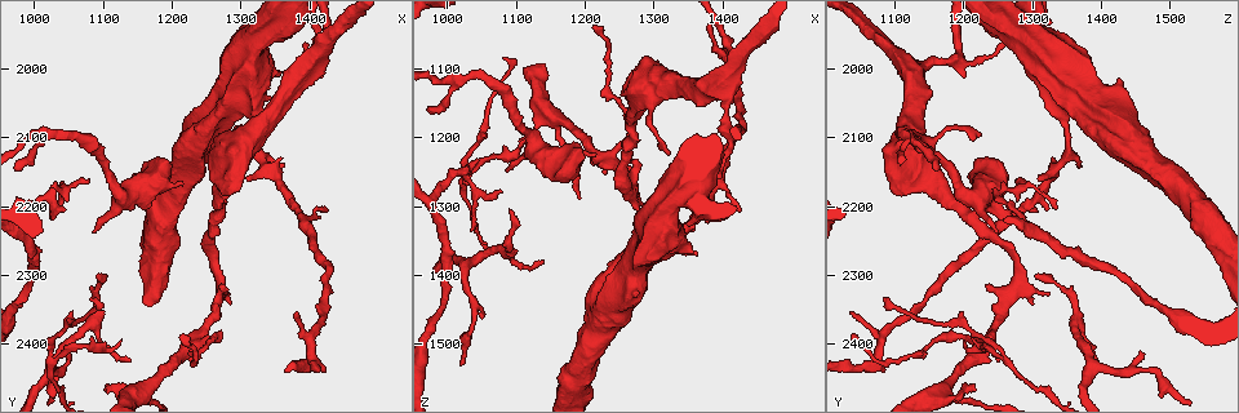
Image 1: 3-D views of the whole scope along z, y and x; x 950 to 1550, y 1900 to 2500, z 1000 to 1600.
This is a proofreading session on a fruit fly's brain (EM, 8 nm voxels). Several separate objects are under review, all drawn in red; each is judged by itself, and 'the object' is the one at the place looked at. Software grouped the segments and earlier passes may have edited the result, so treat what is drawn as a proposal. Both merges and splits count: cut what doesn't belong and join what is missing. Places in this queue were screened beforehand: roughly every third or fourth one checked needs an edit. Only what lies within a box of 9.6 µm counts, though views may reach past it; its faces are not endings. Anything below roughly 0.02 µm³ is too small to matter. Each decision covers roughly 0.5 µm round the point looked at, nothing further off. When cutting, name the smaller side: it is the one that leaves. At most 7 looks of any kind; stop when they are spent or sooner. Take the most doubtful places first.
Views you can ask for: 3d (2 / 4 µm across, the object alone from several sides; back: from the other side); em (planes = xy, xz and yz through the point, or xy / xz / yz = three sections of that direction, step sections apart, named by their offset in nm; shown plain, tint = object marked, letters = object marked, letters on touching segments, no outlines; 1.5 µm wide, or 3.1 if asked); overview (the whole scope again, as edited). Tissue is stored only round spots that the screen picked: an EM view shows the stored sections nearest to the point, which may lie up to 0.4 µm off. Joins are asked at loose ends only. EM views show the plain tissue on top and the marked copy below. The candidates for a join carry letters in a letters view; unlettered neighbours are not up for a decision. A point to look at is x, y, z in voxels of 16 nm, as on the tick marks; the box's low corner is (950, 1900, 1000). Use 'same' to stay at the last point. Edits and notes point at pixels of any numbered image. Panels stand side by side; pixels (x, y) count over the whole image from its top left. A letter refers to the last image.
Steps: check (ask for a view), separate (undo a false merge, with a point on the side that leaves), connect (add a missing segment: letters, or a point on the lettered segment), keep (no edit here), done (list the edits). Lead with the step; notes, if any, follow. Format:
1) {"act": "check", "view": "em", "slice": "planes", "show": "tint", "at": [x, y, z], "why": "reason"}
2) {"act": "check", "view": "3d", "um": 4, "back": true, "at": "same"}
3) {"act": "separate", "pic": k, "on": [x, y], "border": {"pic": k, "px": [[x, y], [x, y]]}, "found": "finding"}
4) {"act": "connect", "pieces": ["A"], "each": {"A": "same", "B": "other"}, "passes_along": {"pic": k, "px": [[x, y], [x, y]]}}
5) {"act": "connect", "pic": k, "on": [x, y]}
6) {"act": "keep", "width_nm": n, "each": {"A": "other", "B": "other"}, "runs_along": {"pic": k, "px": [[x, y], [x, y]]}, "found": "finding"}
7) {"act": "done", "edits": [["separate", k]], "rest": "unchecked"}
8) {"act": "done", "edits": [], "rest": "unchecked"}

{"act": "check", "view": "em", "slice": "yz", "step": 8, "show": "letters", "at": [1080, 2160, 1275], "why": "tapers out"}

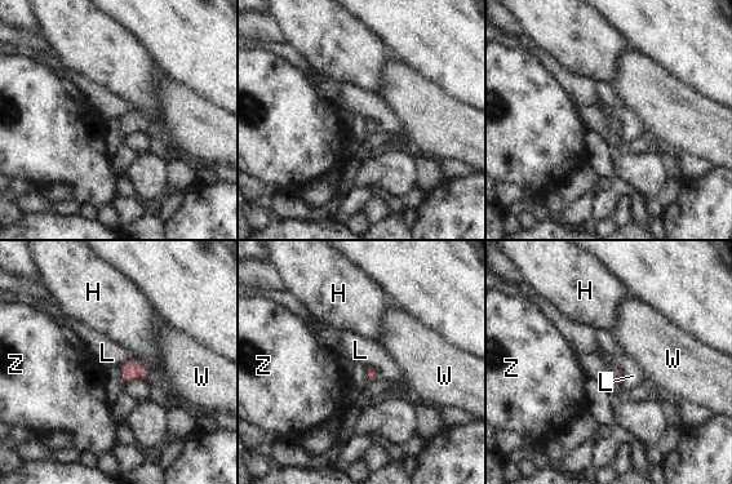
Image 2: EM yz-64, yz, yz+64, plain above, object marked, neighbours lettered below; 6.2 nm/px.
{"act": "check", "view": "em", "slice": "planes", "show": "letters", "at": "same", "why": "another direction"}

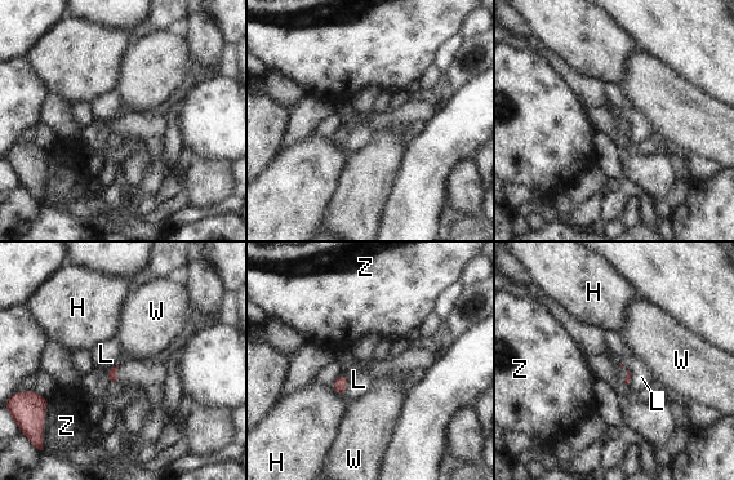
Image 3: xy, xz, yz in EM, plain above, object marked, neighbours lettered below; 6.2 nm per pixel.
{"act": "keep", "each": {"H": "other", "L": "other", "W": "other", "Z": "other"}, "border": {"pic": 3, "px": [[341, 373], [347, 378], [343, 395]]}, "found": "none of them fits"}

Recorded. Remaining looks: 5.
{"act": "check", "view": "em", "slice": "xy", "step": 8, "show": "tint", "at": [1270, 2015, 1425], "why": "thick end"}

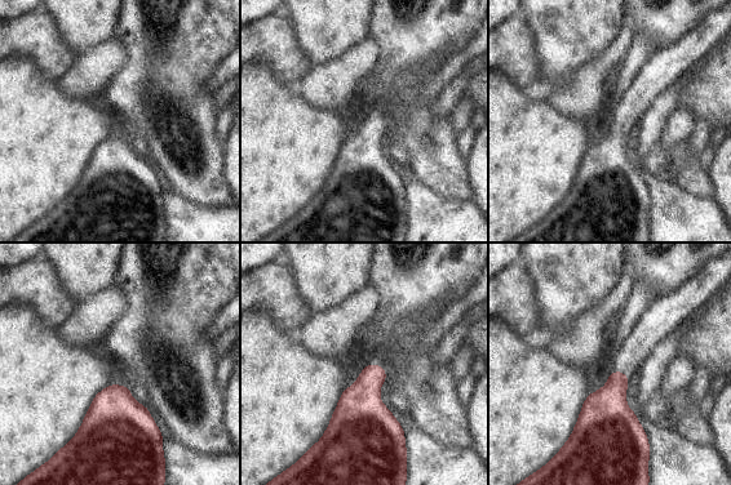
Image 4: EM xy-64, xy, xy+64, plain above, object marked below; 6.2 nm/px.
{"act": "check", "view": "em", "slice": "planes", "show": "letters", "at": "same", "why": "cut it another way"}

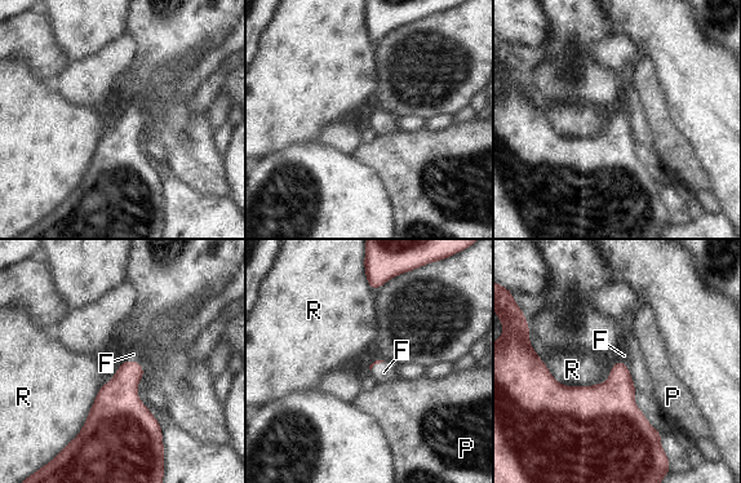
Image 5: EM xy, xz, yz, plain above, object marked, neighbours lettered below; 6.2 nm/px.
{"act": "connect", "pieces": ["F"], "longest_contact_nm": ["R", 420], "each": {"F": "same", "P": "other", "R": "other"}, "passes_along": {"pic": 5, "px": [[119, 398], [133, 360], [133, 354]]}, "found": "the cell continues"}

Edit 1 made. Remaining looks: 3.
{"act": "check", "view": "em", "slice": "planes", "show": "tint", "at": [1040, 2440, 1470], "why": "thin neck"}

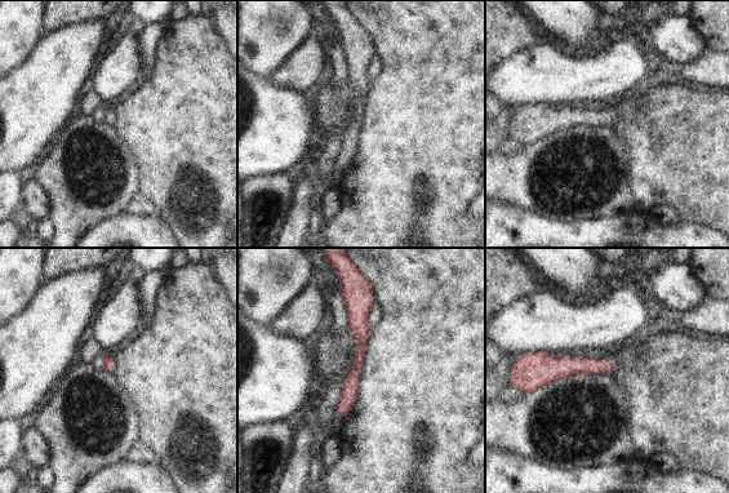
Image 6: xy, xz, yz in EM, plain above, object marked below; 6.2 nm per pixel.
{"act": "check", "view": "em", "slice": "planes", "show": "letters", "at": "same", "why": "see the neighbours"}

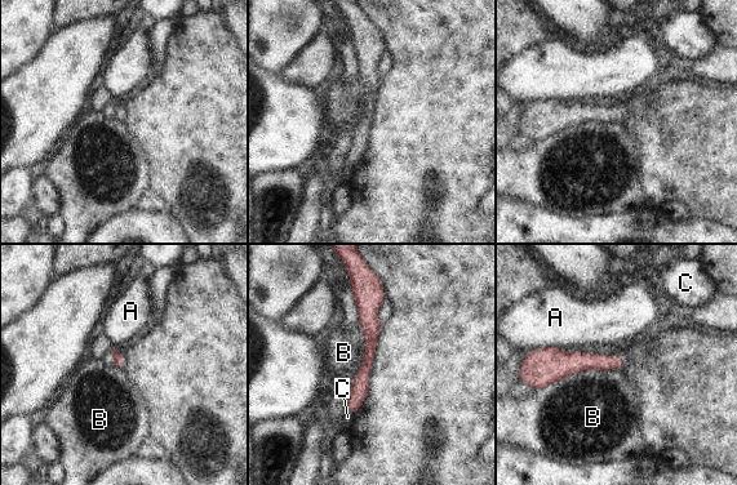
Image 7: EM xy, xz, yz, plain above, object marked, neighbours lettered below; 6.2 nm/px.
{"act": "keep", "each": {"A": "other", "B": "other", "C": "other"}, "runs_along": {"pic": 7, "px": [[378, 290], [353, 409]]}, "found": "one cell here"}

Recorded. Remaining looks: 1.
{"act": "done", "edits": [["connect", 5]], "rest": "unchecked"}

